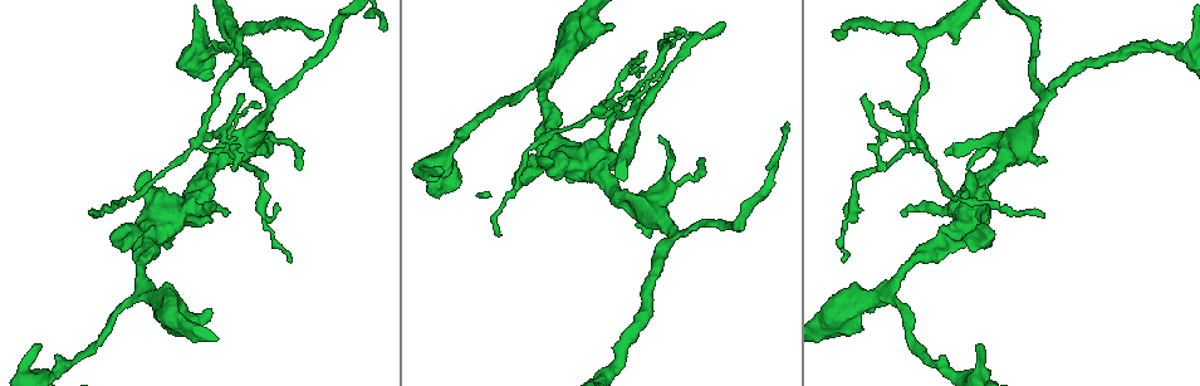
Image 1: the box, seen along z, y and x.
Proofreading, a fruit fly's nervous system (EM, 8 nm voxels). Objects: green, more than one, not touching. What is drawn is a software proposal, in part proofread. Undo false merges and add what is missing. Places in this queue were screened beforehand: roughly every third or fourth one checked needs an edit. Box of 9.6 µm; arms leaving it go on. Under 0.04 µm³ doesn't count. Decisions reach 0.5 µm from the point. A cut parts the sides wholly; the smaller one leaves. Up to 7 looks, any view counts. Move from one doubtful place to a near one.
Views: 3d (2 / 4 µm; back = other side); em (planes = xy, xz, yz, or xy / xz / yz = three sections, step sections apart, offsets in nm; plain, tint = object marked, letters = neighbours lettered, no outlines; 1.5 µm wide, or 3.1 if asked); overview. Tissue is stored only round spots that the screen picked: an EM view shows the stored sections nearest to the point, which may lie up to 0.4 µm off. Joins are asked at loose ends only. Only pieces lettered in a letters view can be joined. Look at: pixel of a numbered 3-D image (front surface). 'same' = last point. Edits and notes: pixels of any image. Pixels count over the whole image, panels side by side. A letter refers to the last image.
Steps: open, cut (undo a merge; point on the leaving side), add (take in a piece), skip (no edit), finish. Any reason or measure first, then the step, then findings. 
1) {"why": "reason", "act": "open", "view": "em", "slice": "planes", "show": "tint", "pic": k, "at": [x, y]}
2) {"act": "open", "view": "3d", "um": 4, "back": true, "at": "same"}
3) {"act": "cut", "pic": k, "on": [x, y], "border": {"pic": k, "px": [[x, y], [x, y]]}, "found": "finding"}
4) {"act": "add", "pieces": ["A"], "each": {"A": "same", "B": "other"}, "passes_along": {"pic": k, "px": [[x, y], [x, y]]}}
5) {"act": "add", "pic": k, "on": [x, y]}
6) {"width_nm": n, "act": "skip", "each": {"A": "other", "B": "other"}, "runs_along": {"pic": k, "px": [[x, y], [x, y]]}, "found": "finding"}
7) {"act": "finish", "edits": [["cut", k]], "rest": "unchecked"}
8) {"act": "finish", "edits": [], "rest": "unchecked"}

{"act": "open", "view": "3d", "um": 2, "pic": 1, "at": [443, 169]}

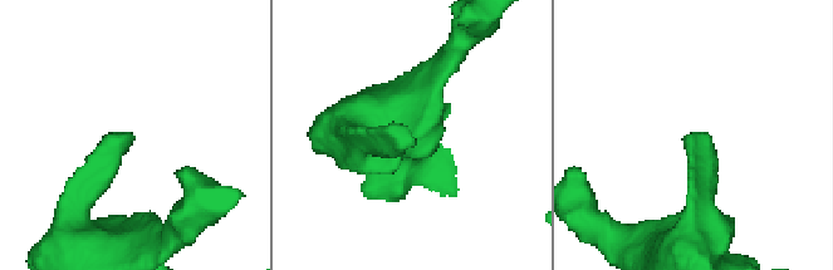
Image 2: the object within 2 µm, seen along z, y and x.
{"act": "open", "view": "em", "slice": "xz", "step": 8, "show": "letters", "pic": 2, "at": [701, 140]}

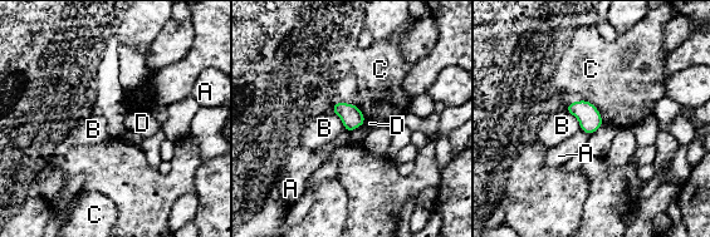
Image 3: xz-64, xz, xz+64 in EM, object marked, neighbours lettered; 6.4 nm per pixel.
{"why": "cut it another way", "act": "open", "view": "em", "slice": "planes", "show": "letters", "at": "same"}

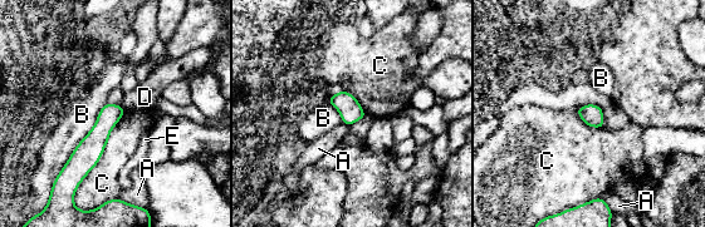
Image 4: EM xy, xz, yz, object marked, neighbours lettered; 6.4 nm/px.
{"act": "skip", "each": {"A": "other", "B": "other", "C": "other", "D": "other", "E": "other"}, "border": {"pic": 4, "px": [[126, 112], [74, 192]]}, "found": "none of them fits"}

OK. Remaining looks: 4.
{"why": "tapers out", "act": "open", "view": "em", "slice": "xy", "step": 8, "show": "tint", "pic": 1, "at": [901, 214]}

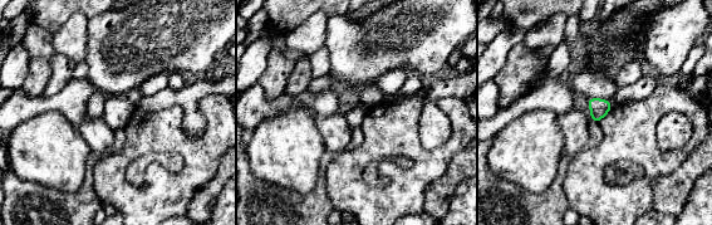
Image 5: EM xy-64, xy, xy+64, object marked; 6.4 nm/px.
{"why": "another direction", "act": "open", "view": "em", "slice": "yz", "step": 4, "show": "letters", "at": "same"}

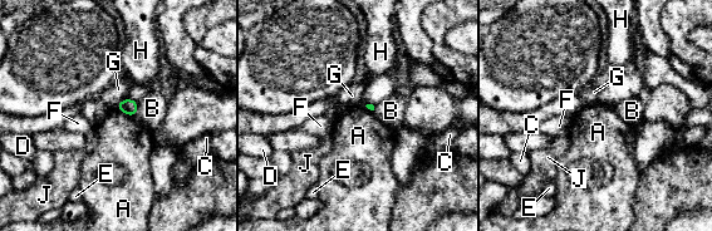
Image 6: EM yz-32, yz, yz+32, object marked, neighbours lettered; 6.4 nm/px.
{"longest_contact_nm": ["A", 150], "act": "skip", "each": {"A": "other", "B": "other", "C": "other", "D": "other", "E": "other", "F": "other", "G": "other", "H": "other", "J": "other"}, "border": {"pic": 6, "px": [[114, 107], [134, 117]]}, "found": "none of them fits"}

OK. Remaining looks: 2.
{"why": "tapers out", "act": "open", "view": "em", "slice": "xy", "step": 4, "show": "letters", "pic": 1, "at": [724, 21]}

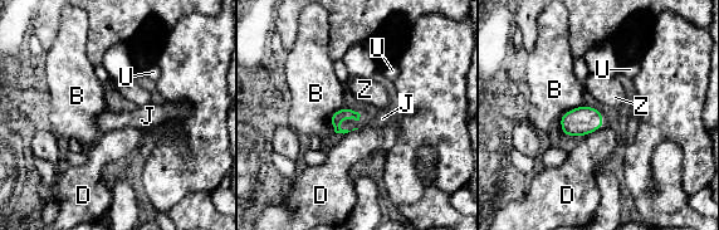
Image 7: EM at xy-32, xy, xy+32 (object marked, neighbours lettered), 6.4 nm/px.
{"act": "add", "pieces": ["J"], "each": {"B": "other", "D": "other", "J": "same", "U": "other", "Z": "other"}, "passes_along": {"pic": 7, "px": [[345, 113], [348, 118], [382, 118]]}, "found": "it goes on there"}

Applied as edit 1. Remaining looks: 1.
{"act": "finish", "edits": [["add", 7]], "rest": "unchecked"}

